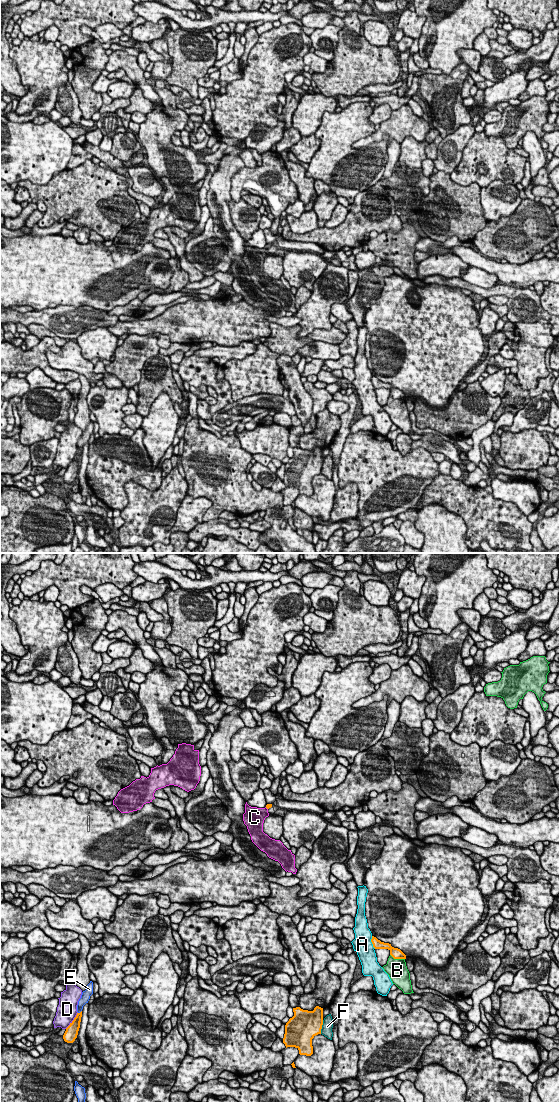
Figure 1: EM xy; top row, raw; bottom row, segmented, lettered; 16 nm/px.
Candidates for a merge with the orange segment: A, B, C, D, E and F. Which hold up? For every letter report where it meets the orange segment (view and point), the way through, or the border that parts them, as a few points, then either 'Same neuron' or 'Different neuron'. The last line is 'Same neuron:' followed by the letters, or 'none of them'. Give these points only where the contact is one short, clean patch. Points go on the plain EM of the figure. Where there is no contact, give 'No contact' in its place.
A: Touches orange at xy (371, 381). Different neuron
B: Touches orange at xy (397, 398). Different neuron
C: No contact. Different neuron
D: Touches orange at xy (73, 460). Different neuron
E: Touches orange at xy (80, 452). Different neuron
F: Touches orange at xy (321, 467). Different neuron
Same neuron: none of them

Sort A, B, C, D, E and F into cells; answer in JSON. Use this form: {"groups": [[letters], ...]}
{"groups": [["A"], ["B"], ["C"], ["D"], ["E"], ["F"]]}

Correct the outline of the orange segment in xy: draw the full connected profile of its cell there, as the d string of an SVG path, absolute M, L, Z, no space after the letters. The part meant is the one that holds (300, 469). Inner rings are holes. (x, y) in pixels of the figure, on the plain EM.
M316 446L313 451L293 448L294 456L285 465L283 483L295 487L300 495L313 494L312 479L321 474L323 465L323 448Z

